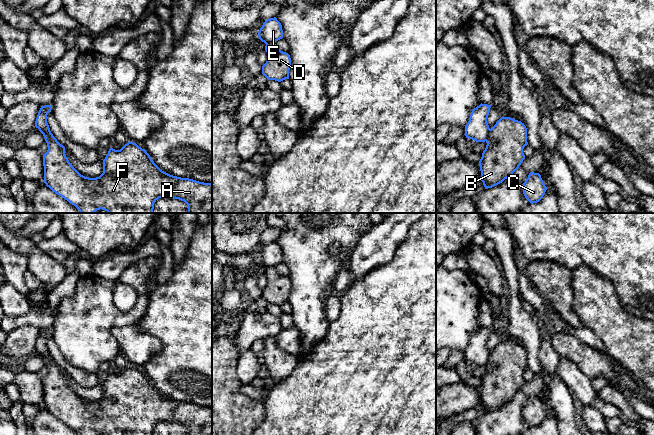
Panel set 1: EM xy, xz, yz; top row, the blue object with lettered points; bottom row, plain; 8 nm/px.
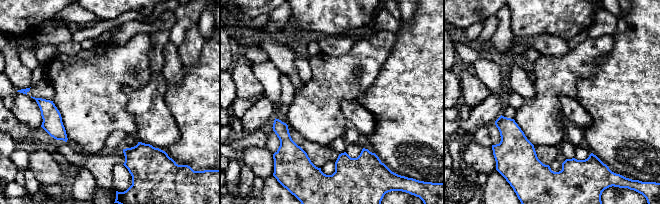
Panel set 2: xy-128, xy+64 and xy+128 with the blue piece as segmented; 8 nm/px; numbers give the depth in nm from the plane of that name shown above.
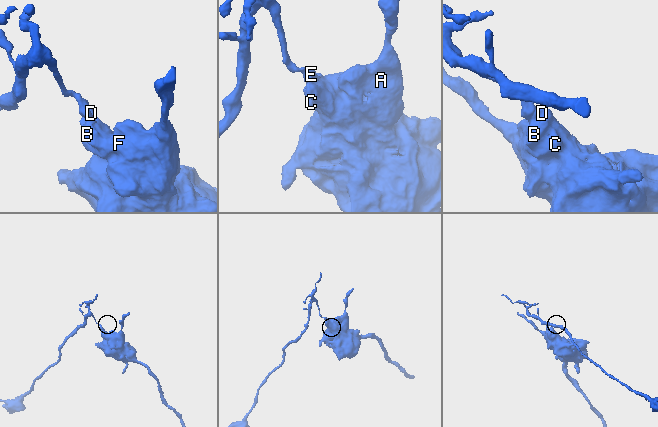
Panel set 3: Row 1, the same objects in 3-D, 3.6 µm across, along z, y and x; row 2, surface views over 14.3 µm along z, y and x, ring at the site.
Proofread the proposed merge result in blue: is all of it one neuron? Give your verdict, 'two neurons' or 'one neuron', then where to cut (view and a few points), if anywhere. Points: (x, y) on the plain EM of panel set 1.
two neurons; cut yz (490, 353), (489, 359), (485, 364)

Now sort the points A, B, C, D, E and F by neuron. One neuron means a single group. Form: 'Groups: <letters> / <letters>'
Groups: A B C D F / E

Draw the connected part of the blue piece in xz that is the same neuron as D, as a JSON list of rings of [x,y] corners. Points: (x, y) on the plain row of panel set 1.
[[[275,266],[267,267],[265,274],[267,276],[267,285],[262,290],[262,298],[267,303],[278,306],[289,303],[290,279],[281,275]]]

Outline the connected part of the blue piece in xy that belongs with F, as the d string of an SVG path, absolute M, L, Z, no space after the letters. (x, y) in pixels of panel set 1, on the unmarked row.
M51 355L43 358L48 374L43 379L43 406L79 435L153 435L159 422L184 425L188 435L212 435L212 408L181 402L162 395L145 373L128 366L120 374L110 372L103 384L103 397L96 402L81 399L69 386L65 374Z

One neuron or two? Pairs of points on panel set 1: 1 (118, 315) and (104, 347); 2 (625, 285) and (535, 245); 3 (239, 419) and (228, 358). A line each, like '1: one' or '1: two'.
1: one
2: one
3: one

